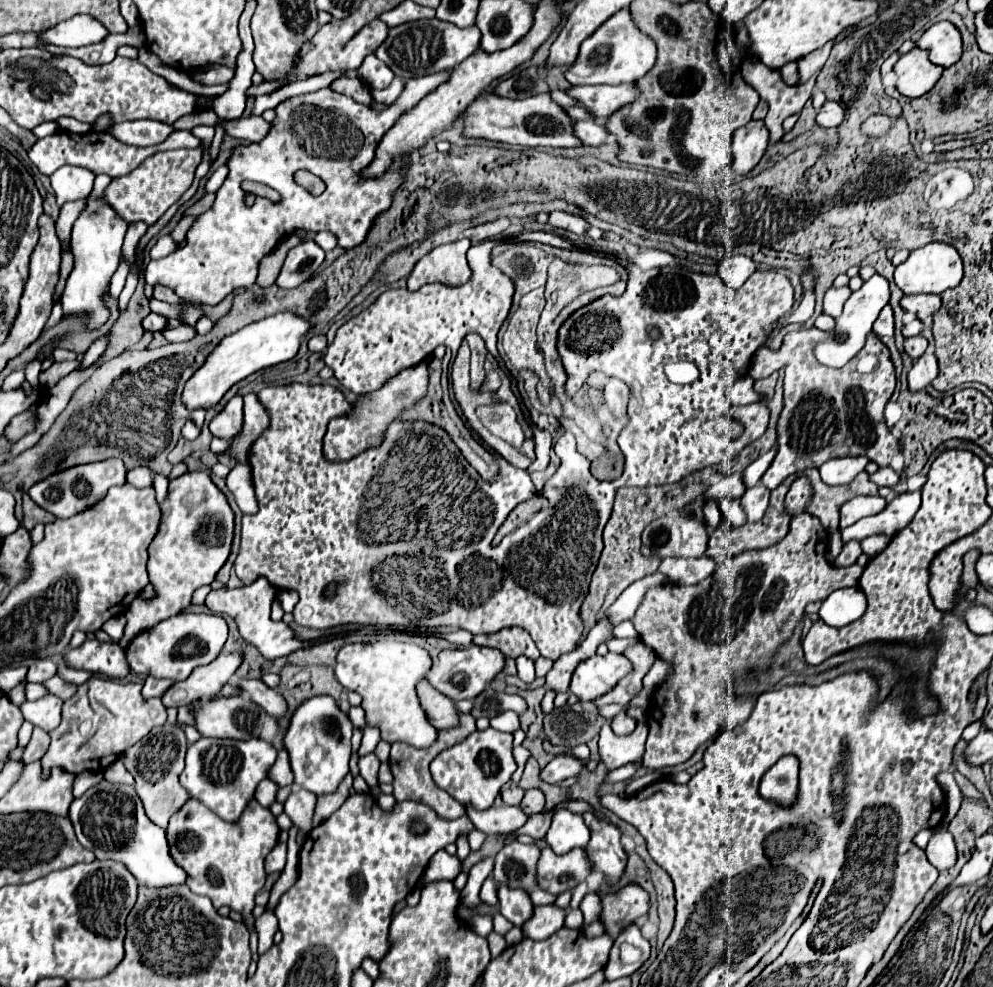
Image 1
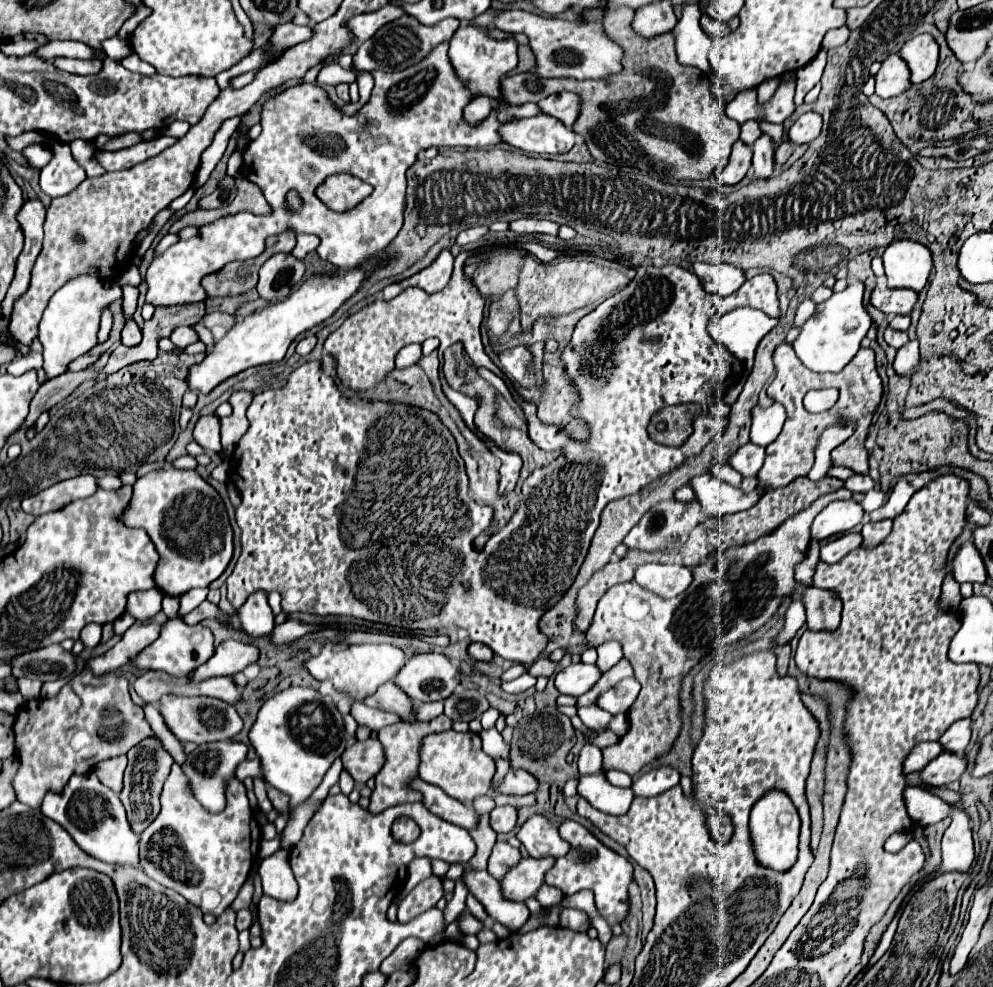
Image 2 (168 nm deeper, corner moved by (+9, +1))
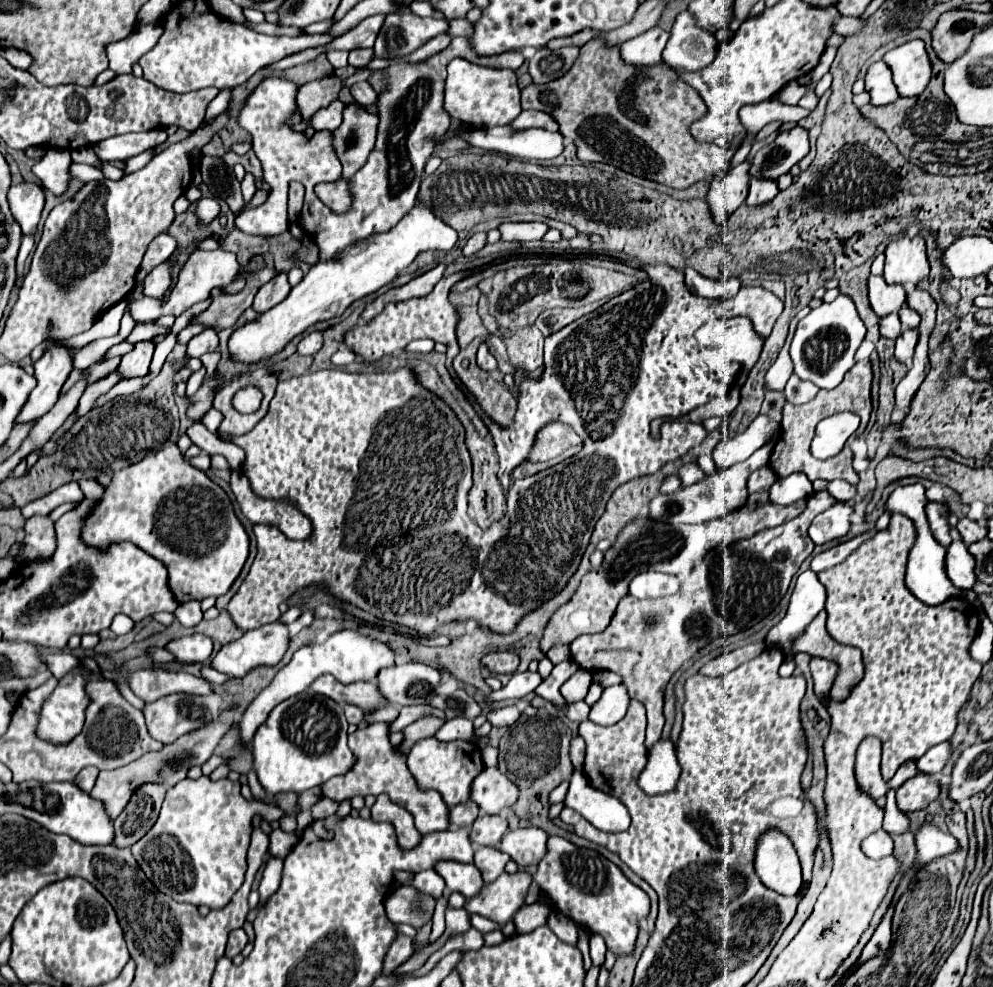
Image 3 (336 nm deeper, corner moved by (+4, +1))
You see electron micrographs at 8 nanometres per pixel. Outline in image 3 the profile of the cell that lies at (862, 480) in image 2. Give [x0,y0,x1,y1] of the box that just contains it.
[826,481,856,503]

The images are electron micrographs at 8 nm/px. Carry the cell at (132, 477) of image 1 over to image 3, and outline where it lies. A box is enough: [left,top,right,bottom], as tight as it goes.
[78,479,102,501]

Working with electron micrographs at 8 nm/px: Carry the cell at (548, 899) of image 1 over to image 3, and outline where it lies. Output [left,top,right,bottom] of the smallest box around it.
[548,913,578,945]

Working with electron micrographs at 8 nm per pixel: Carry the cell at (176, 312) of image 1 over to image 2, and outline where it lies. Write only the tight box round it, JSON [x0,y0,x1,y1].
[193,323,215,350]

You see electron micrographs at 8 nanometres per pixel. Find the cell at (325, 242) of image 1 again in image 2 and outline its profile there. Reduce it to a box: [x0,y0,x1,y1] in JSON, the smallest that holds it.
[291,235,319,259]

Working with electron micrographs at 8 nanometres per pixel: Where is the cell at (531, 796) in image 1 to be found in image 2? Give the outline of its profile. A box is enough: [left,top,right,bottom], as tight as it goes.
[491,805,517,833]

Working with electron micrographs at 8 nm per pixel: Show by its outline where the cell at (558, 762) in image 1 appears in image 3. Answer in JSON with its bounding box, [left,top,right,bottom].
[470,767,518,815]

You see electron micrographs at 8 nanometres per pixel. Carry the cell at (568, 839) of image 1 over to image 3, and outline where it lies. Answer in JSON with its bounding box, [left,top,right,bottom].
[496,827,548,867]

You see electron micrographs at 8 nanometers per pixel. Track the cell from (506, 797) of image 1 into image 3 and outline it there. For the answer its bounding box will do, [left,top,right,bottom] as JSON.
[448,801,480,829]

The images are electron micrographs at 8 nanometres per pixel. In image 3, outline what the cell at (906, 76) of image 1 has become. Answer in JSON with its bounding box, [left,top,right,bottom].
[864,61,898,105]

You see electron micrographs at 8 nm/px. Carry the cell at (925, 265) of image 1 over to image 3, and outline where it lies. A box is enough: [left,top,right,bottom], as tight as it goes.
[884,235,930,287]

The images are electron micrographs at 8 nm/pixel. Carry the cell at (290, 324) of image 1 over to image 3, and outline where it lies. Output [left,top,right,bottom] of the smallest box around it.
[232,201,456,363]

